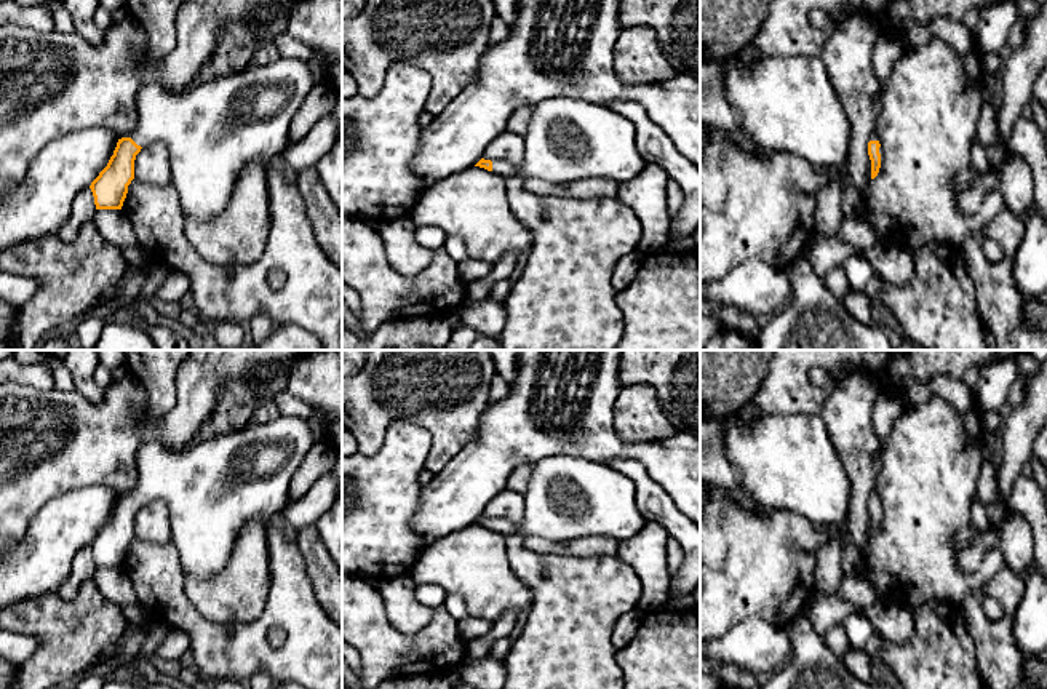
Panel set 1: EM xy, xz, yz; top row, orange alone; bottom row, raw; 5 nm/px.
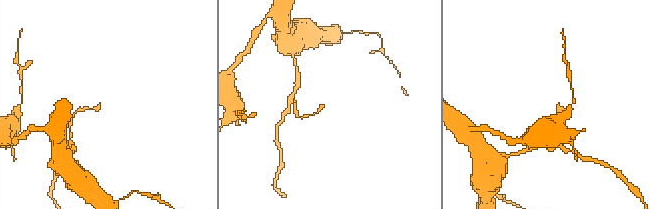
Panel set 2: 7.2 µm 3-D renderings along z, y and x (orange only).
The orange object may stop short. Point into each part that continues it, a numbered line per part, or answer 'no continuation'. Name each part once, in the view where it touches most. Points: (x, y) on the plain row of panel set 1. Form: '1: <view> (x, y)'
1: xy (216, 486)

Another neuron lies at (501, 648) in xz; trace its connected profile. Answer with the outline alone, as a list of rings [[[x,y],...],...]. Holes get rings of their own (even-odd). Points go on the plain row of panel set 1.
[[[510,633],[497,639],[489,651],[489,657],[492,657],[494,660],[504,660],[516,638],[516,633]]]

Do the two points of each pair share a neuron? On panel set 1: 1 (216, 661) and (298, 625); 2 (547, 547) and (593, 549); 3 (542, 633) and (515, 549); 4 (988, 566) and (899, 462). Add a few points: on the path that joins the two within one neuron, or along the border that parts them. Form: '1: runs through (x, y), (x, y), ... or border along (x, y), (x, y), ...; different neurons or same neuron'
1: runs through (237, 651), (267, 621), (277, 621); same neuron
2: runs through (558, 549), (582, 549); same neuron
3: runs through (542, 613), (542, 582), (533, 569); same neuron
4: runs through (951, 571), (924, 544), (924, 499); same neuron

